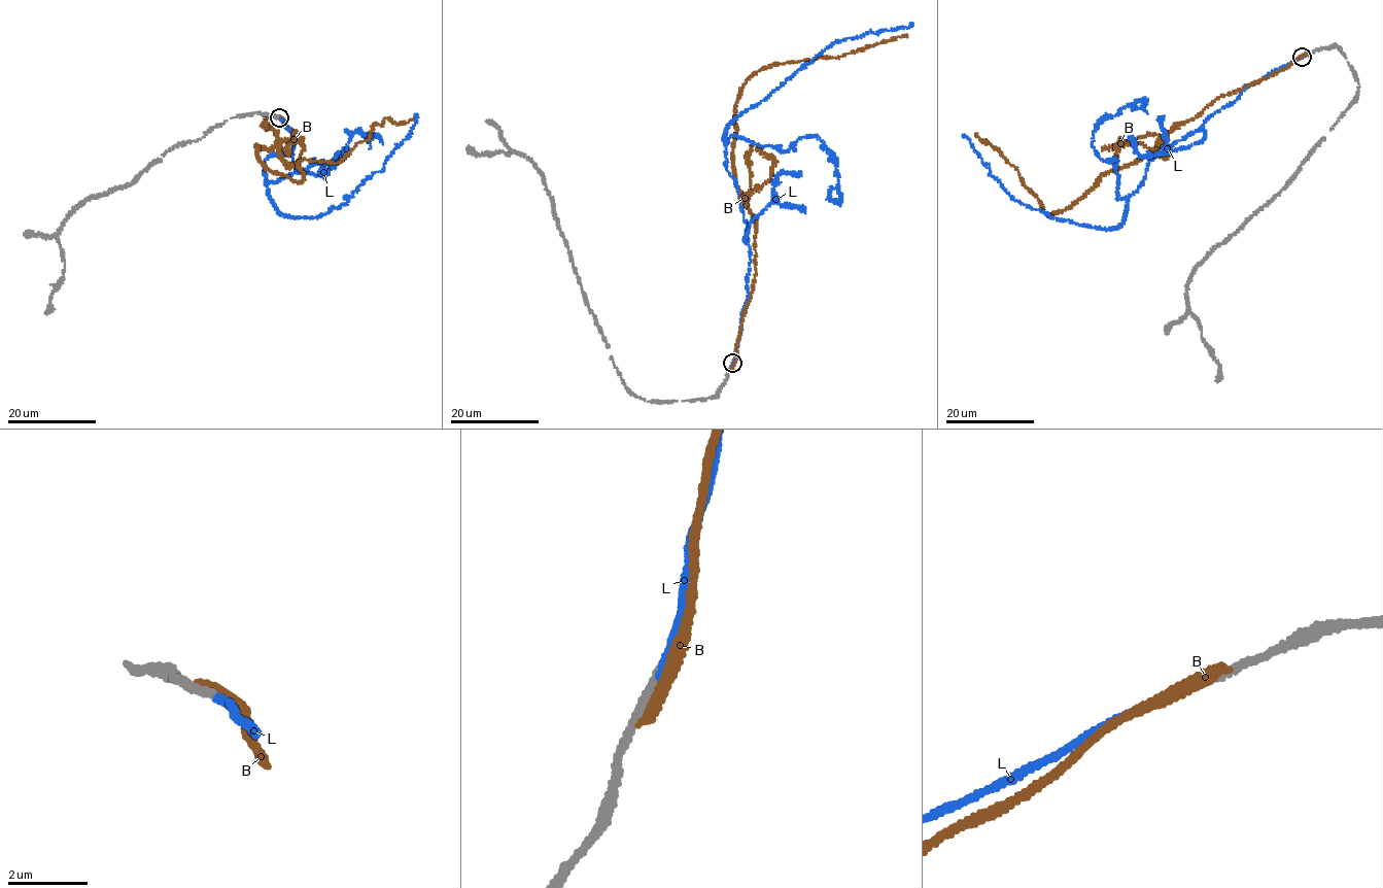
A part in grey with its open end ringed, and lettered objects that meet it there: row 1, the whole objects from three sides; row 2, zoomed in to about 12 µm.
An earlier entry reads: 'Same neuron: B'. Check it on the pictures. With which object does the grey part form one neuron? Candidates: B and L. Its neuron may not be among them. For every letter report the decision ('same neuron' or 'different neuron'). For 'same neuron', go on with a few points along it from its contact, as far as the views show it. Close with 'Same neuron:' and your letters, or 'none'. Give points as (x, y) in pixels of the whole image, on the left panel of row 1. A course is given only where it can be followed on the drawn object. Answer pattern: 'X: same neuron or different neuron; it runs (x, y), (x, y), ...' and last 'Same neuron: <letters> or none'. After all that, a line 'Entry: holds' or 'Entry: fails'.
B: different neuron
L: different neuron
Same neuron: none
Entry: fails

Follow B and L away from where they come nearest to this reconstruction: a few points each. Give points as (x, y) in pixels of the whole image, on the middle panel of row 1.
B: (731, 367), (755, 268), (753, 214), (735, 184), (732, 150), (747, 79), (775, 64), (907, 35)
L: (732, 363), (748, 298), (750, 252), (738, 189), (725, 168), (723, 137), (729, 125), (835, 41), (910, 24)

